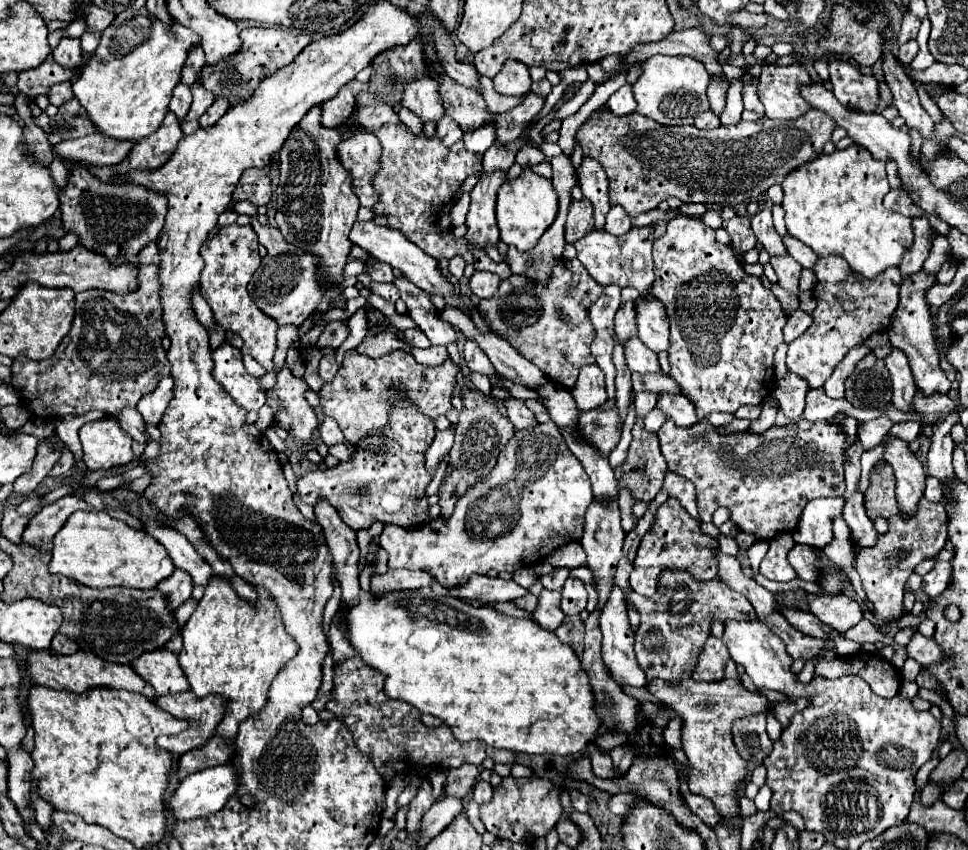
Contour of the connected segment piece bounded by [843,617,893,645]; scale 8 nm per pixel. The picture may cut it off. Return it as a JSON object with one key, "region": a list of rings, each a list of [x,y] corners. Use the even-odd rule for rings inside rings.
{"region":[[[861,619],[861,623],[857,623],[855,627],[851,627],[847,631],[847,633],[843,633],[843,637],[856,641],[858,644],[862,645],[863,643],[889,643],[889,645],[893,645],[893,641],[889,639],[889,637],[883,637],[881,633],[879,633],[879,629],[869,621],[869,619]]]}

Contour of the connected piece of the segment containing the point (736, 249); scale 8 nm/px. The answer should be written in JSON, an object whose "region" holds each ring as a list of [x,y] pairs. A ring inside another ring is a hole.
{"region":[[[735,215],[733,219],[723,223],[723,229],[729,233],[729,239],[731,239],[729,247],[731,247],[733,255],[743,263],[743,253],[751,251],[757,243],[757,239],[751,231],[751,225],[749,225],[749,217]]]}

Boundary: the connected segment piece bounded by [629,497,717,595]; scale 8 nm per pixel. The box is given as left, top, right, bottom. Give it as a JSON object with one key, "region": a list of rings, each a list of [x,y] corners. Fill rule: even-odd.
{"region":[[[669,497],[655,513],[655,521],[651,523],[649,531],[643,535],[637,559],[633,563],[633,571],[629,577],[629,585],[633,591],[641,595],[651,595],[657,591],[657,579],[663,567],[669,569],[689,569],[695,577],[711,579],[717,575],[715,559],[711,557],[711,545],[717,545],[717,539],[703,535],[697,521],[679,505],[677,499]]]}

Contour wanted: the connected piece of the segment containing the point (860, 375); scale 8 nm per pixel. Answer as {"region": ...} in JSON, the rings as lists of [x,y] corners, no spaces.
{"region":[[[873,353],[863,357],[845,381],[845,399],[861,409],[881,409],[891,401],[891,381],[883,365]]]}

